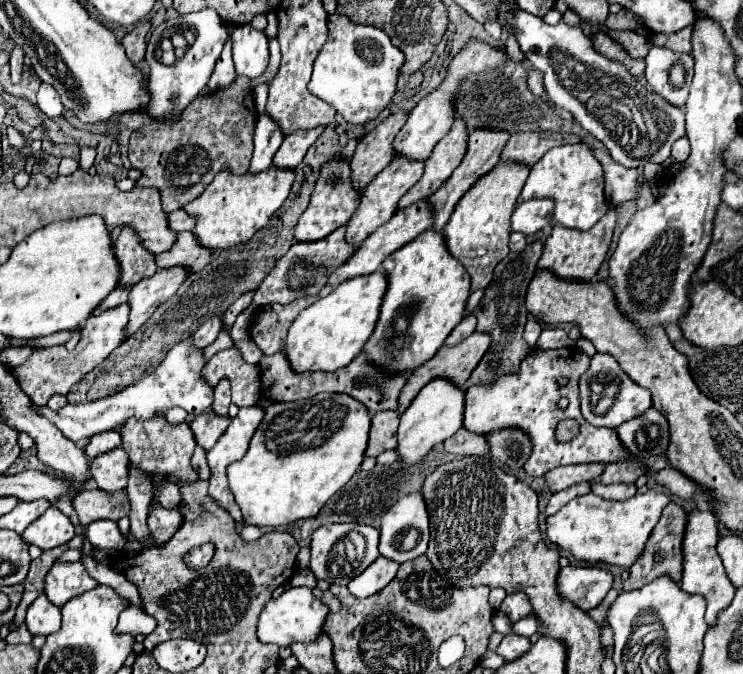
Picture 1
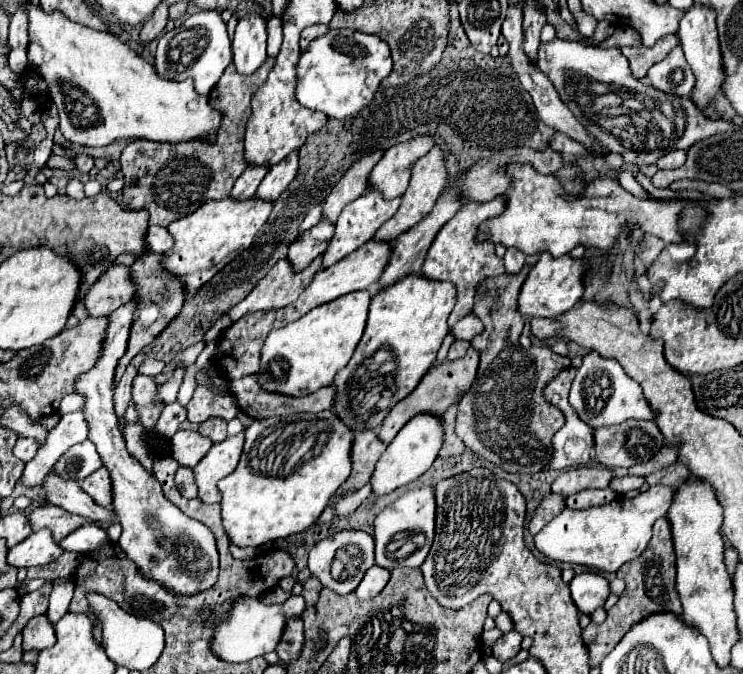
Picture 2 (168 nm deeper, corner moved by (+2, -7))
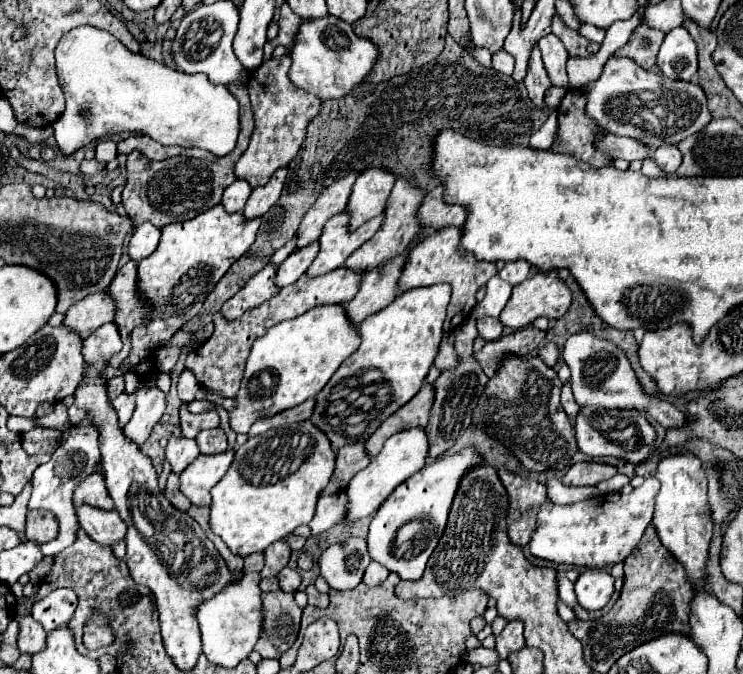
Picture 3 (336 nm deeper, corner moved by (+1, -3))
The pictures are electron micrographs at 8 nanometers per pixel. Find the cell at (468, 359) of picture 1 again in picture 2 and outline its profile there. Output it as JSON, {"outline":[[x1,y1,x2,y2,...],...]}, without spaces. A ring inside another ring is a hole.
{"outline":[[474,347,468,349,468,353,458,359,458,361,444,361,442,365,438,367,432,367,426,377,422,377,418,389,414,389,414,393,410,393,410,397,402,399,390,413,388,417,384,419,384,423,380,425,378,429,378,437,384,445,392,443,392,439,396,437,396,433,416,415,422,415,422,413,428,413,428,415,436,415,440,417,454,401,458,401,462,397,462,393,466,393,476,377,476,369,478,369,478,351]]}

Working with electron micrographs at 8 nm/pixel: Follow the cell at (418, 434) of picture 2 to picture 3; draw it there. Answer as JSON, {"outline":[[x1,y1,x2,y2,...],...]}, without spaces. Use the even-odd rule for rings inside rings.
{"outline":[[407,429,401,431,385,441,385,447,377,457,371,459,371,463,359,471,353,479,351,485,347,487,349,495,349,505,347,505,347,519,345,521,357,521,361,517,371,515,373,511,379,509,379,505,395,491,397,485,407,481,413,473,421,471,427,465,427,447,429,447,429,437,425,429]]}

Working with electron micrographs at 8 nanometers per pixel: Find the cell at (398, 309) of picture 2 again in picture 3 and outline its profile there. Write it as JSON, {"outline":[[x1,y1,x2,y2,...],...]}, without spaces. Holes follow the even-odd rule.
{"outline":[[447,283,415,287,399,293,391,305,361,321,359,349,347,361,343,361,339,373,335,373,335,377,331,377,331,381,327,383,327,389,323,389,323,393,317,393,317,405,311,415,313,425,319,425,319,429,323,429,327,437,331,437,331,445,335,451,347,443,365,441,367,437,371,437,389,415,393,415,421,389,427,371,439,351,449,297,451,285],[363,369,379,369,383,373,381,377,375,377,375,383,369,385,371,393,333,393,339,381,357,377,359,373,363,373]]}

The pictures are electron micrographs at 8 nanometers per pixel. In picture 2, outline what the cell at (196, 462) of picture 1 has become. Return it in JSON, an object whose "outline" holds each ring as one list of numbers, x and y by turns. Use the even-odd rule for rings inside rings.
{"outline":[[180,467,176,471,176,487,180,489,180,493,186,497,186,499,194,499,198,495,198,489,196,489,196,483,192,479,192,469,188,467]]}

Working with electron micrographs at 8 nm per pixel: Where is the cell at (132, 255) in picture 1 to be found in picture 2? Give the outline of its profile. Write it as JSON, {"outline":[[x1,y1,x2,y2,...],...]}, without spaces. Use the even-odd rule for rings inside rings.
{"outline":[[112,265,84,297,88,317,108,317,120,305,126,305,126,301,134,297,134,291,130,269,124,265]]}

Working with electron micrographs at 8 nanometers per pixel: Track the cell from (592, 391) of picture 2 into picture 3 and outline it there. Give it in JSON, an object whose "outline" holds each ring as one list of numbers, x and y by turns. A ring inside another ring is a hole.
{"outline":[[575,333,567,339,565,349,563,349,563,359,571,369,571,387,573,395,579,407,605,407,605,409,627,409,627,411,639,411,649,417,653,417,657,423,661,423,665,429,667,427,679,427,685,423,685,415,675,409,671,403,647,395,627,359,623,349,613,345,607,339,597,339,591,333],[611,365,615,365,611,373]]}

